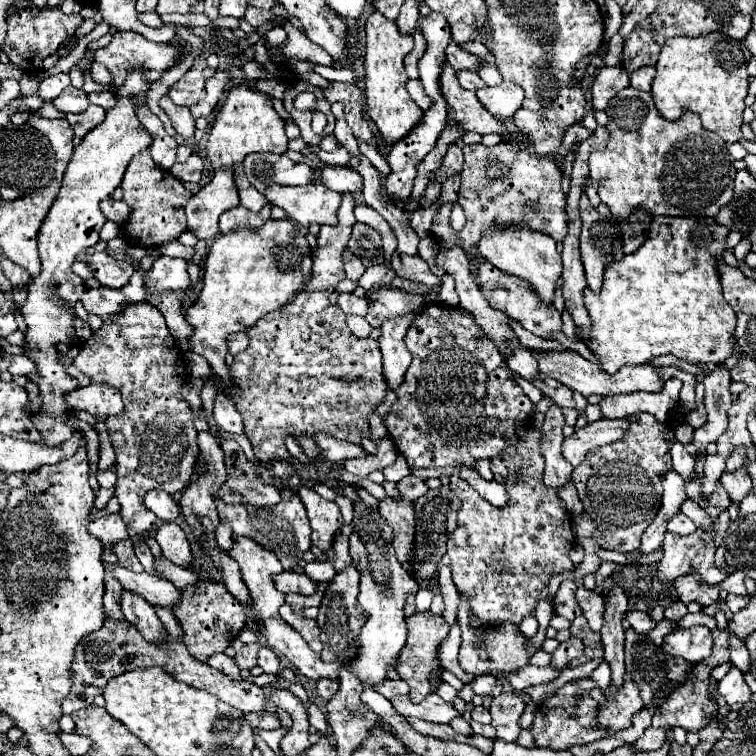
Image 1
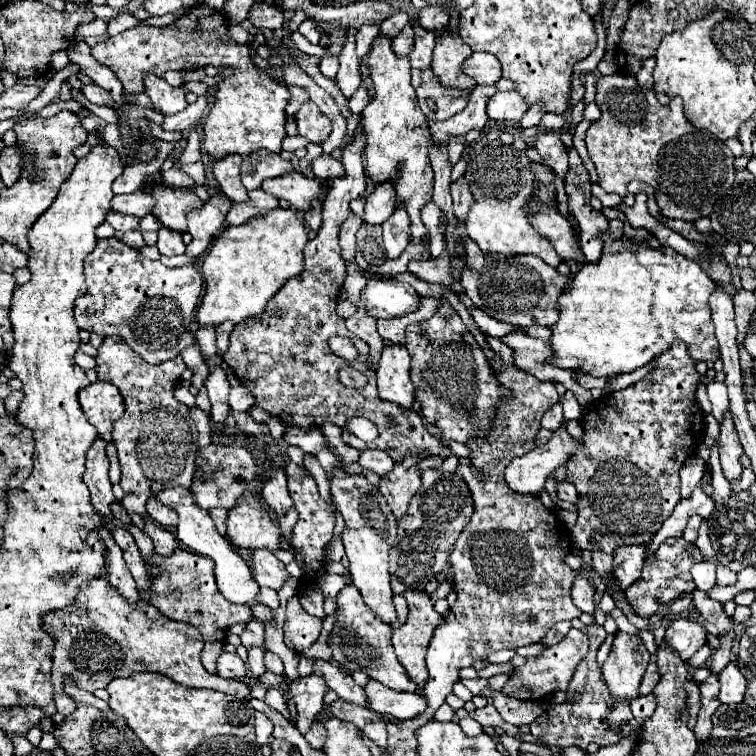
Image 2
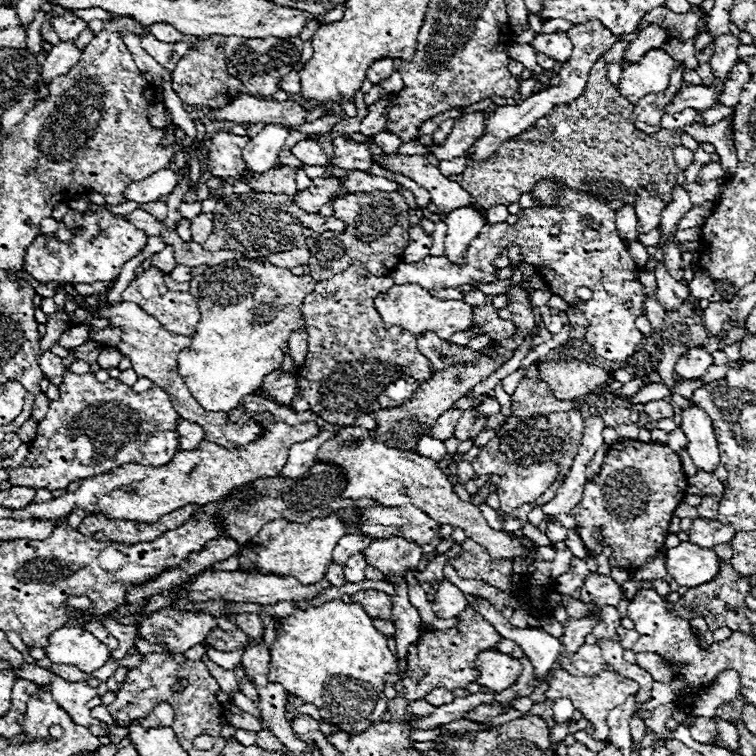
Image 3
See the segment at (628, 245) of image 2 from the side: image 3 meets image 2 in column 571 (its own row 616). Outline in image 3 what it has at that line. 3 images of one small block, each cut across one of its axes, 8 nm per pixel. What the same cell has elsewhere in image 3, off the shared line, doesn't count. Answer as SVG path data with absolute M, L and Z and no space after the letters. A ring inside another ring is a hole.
M332 600L310 610L296 608L290 616L282 618L280 624L282 628L270 654L270 682L280 684L286 692L298 696L306 704L314 704L320 710L324 722L344 732L364 732L368 726L380 720L380 716L386 712L388 702L382 692L384 676L396 674L398 662L388 648L386 636L382 636L372 626L372 618L364 612L360 604L344 604L340 600Z

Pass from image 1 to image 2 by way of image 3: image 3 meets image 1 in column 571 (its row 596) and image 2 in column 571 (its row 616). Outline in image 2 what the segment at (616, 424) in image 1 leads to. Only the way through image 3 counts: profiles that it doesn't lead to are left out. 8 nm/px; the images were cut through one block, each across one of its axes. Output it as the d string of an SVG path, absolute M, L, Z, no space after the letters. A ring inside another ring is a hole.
M562 422L560 428L554 430L552 440L546 446L534 448L524 456L514 458L506 466L504 478L508 482L508 488L520 494L538 496L544 488L546 478L554 474L554 470L578 448L580 444L572 440L572 436L566 432L566 422Z

